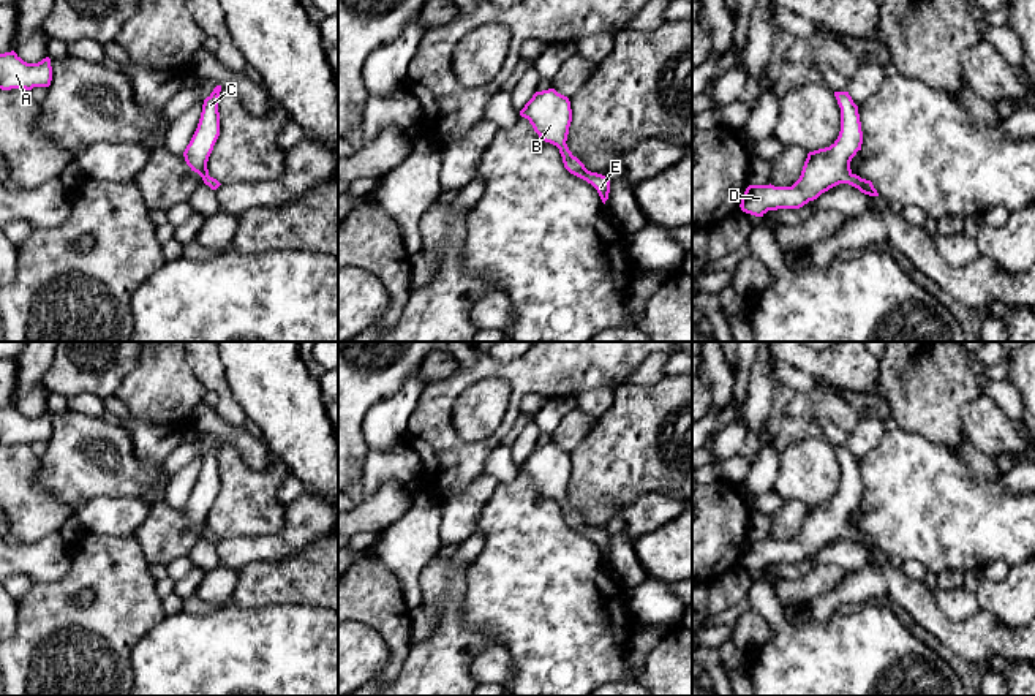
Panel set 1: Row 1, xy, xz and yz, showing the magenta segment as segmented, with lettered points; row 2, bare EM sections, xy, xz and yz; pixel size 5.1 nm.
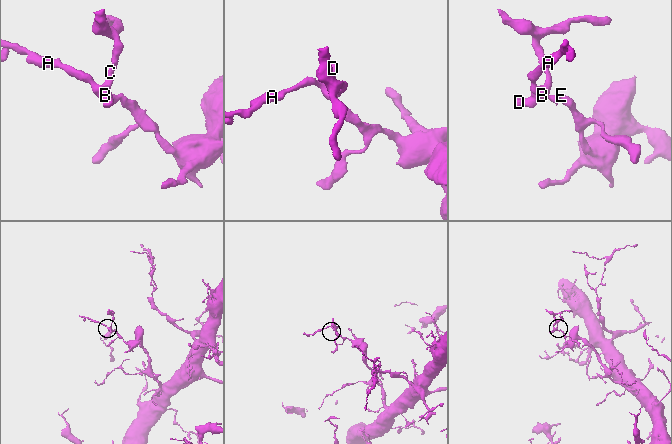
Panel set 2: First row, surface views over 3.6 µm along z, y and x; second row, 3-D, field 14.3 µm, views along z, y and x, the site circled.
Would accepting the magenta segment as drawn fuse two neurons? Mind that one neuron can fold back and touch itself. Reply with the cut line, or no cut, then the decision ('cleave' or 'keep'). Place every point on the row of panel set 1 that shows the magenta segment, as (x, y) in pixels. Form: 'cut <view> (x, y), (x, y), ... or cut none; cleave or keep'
cut none; keep

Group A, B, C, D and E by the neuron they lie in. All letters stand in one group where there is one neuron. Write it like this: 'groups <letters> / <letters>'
groups A B C D E

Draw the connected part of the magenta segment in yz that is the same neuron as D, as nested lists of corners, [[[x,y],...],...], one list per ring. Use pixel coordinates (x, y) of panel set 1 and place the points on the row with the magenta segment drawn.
[[[834,92],[841,108],[841,131],[825,149],[807,153],[800,179],[792,187],[749,185],[741,198],[741,210],[763,217],[768,210],[800,209],[839,183],[849,183],[869,196],[879,196],[871,180],[850,169],[850,161],[861,150],[863,131],[858,106],[849,92]]]

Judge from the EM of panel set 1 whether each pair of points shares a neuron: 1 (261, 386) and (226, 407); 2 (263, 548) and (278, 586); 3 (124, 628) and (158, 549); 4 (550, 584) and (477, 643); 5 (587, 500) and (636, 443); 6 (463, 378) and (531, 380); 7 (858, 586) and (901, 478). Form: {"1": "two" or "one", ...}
{"1": "two", "2": "two", "3": "two", "4": "two", "5": "one", "6": "one", "7": "two"}

